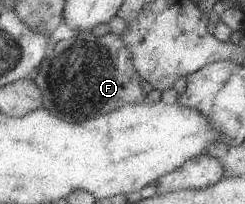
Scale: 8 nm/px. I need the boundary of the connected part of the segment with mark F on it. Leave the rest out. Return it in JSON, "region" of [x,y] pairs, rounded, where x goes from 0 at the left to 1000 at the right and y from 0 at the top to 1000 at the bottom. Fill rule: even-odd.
{"region":[[[384,152],[327,157],[249,196],[204,240],[143,397],[188,466],[184,529],[310,603],[441,564],[527,505],[588,505],[612,461],[580,426],[588,377],[559,338],[547,260],[514,221],[514,181],[482,162],[408,176]]]}

